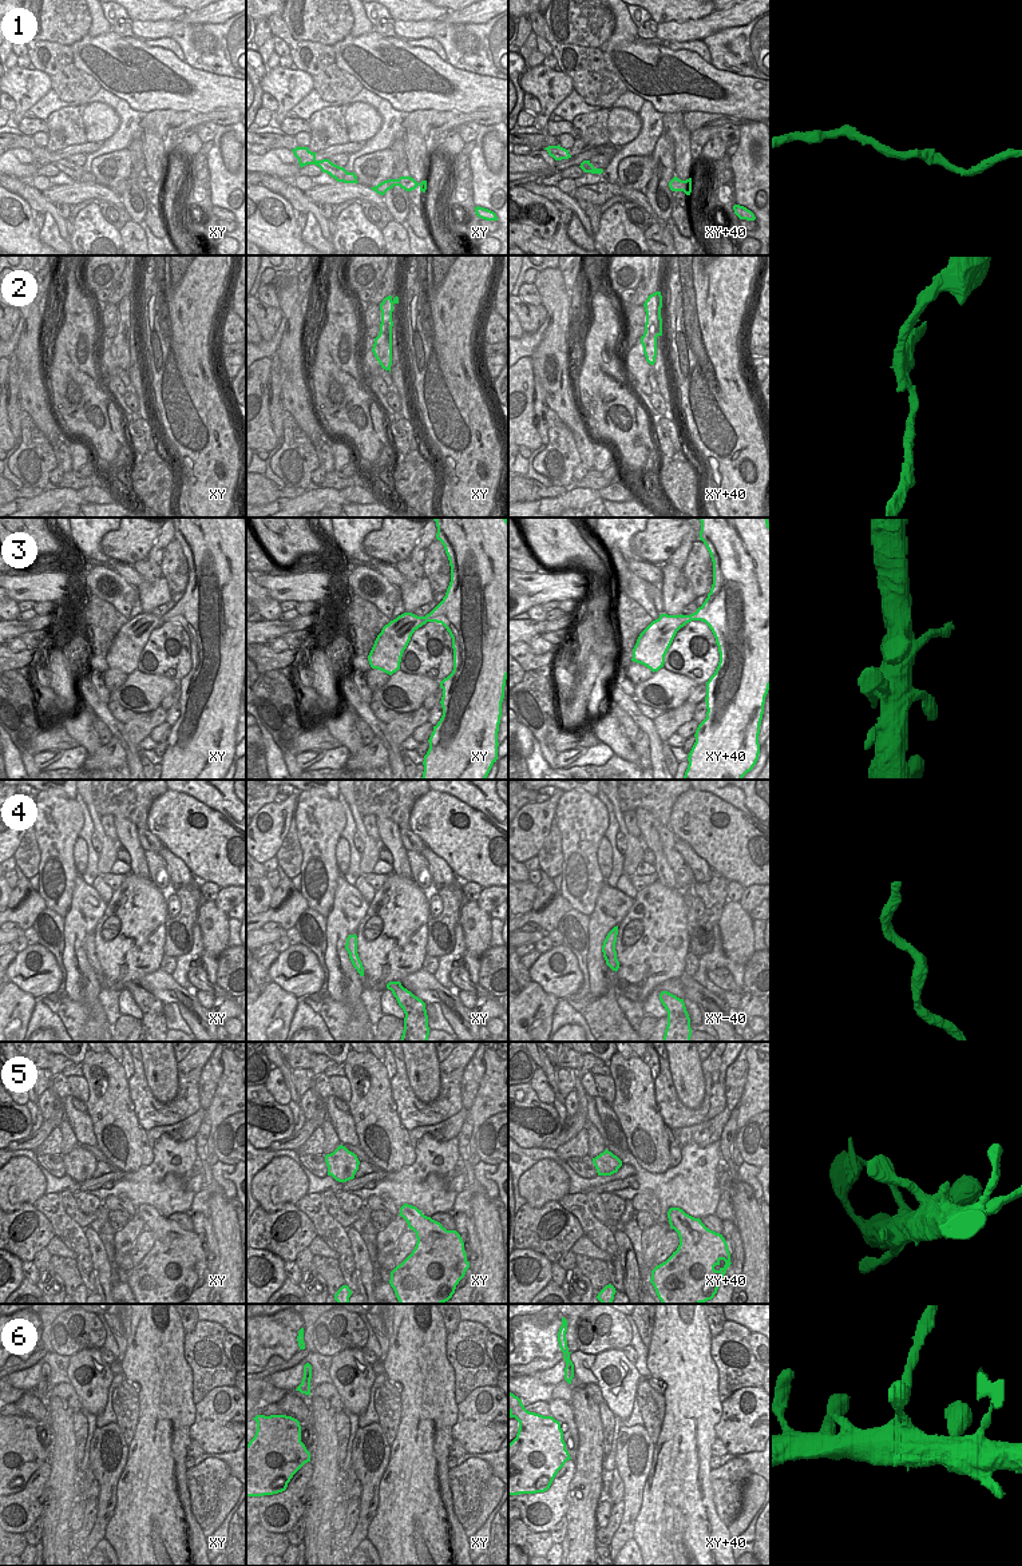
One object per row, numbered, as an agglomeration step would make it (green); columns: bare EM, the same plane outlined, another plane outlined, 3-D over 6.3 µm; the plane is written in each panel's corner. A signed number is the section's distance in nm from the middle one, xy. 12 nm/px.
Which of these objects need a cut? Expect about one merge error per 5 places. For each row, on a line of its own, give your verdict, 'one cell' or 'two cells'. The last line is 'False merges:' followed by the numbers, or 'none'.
1: one cell
2: two cells
3: one cell
4: one cell
5: one cell
6: two cells
False merges: 2, 6

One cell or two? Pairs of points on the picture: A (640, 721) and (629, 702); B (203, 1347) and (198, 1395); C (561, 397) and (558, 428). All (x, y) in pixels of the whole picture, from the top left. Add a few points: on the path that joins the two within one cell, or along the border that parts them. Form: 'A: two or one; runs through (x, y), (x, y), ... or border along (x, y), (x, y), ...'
A: one; runs through (638, 717), (630, 706)
B: one; runs through (203, 1359), (202, 1383)
C: two; border along (549, 407), (569, 428)

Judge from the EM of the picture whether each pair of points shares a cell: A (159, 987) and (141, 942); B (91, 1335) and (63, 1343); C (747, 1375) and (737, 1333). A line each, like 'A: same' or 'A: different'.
A: different
B: same
C: same

